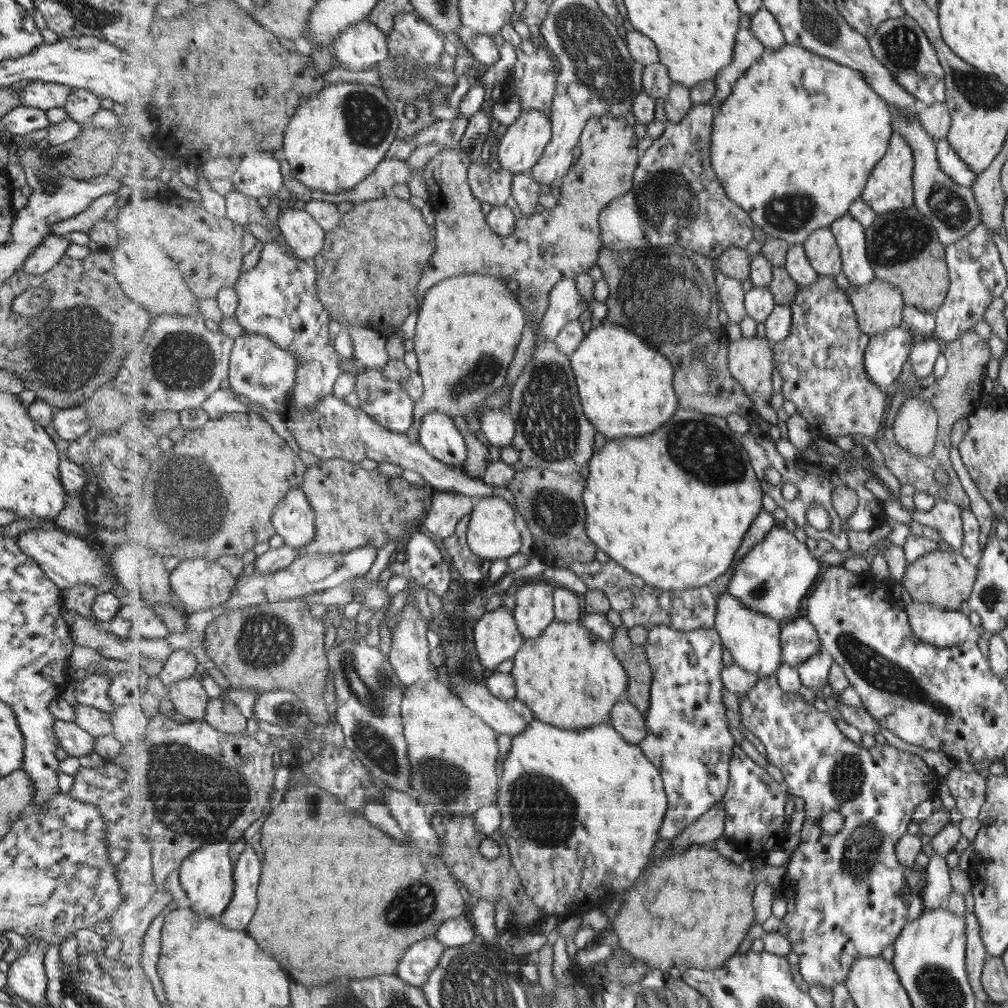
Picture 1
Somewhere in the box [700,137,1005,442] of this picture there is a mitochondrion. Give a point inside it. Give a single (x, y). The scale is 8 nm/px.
(900, 239)

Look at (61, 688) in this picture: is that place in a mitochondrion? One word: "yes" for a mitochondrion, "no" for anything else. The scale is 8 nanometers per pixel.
no

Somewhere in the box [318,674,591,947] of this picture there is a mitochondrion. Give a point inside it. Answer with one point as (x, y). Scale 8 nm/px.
(542, 811)

